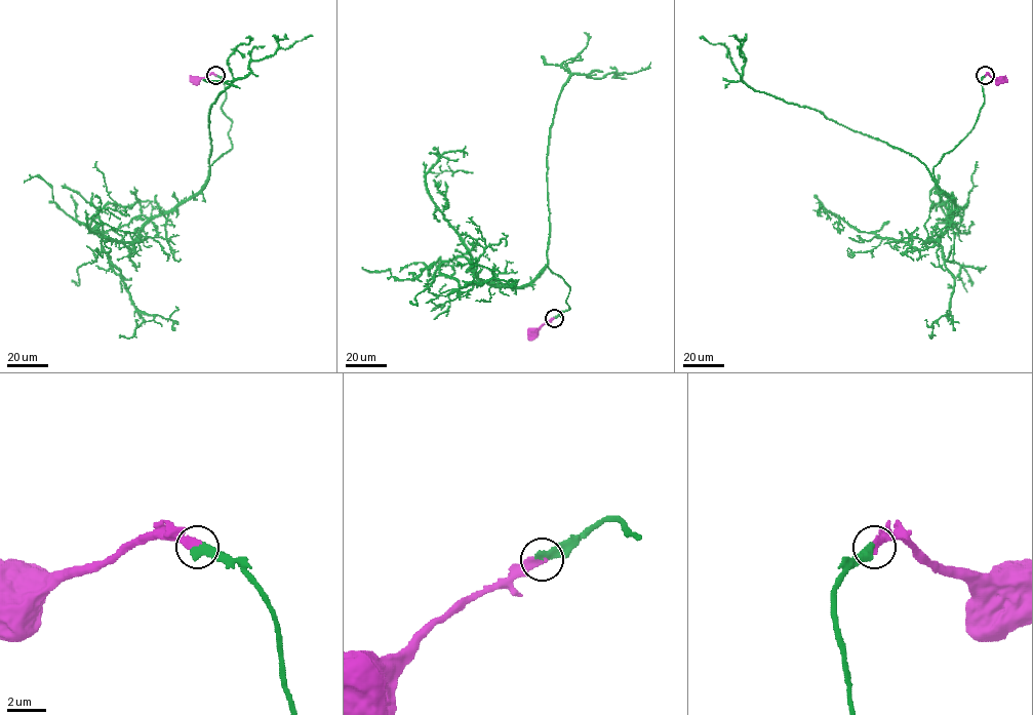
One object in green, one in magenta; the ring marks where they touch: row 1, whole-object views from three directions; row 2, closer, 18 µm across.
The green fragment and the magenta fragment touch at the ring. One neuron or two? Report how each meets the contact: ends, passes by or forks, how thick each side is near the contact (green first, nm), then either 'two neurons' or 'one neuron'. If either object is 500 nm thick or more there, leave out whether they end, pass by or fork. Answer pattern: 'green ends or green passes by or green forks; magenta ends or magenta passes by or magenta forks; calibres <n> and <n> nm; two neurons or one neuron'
green ends; magenta ends; calibres 480 and 480 nm; one neuron

